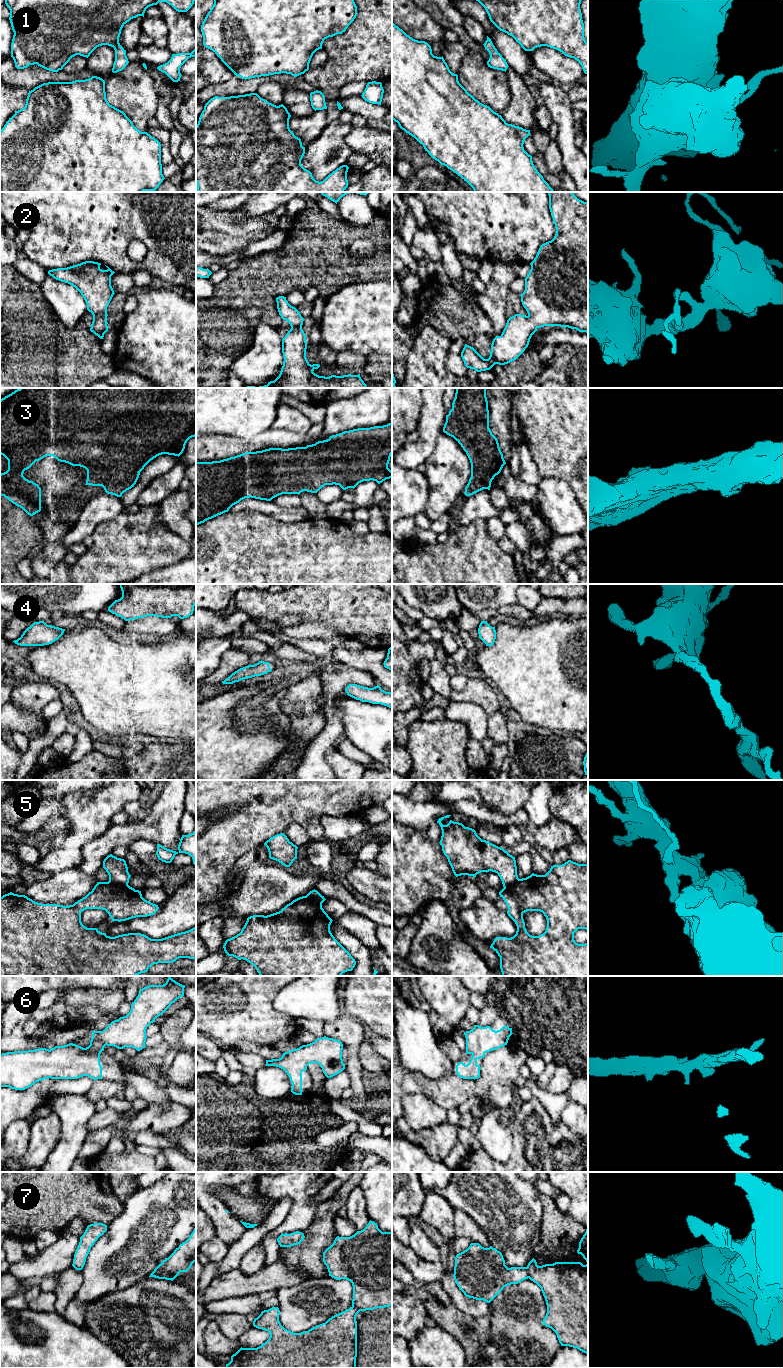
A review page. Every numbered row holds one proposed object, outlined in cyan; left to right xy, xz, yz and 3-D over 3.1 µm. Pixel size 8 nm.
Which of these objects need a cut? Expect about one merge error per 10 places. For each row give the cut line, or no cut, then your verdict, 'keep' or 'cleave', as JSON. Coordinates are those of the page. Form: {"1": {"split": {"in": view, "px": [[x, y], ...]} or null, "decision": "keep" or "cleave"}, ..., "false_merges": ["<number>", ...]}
{"1": {"split": null, "decision": "keep"}, "2": {"split": null, "decision": "keep"}, "3": {"split": null, "decision": "keep"}, "4": {"split": null, "decision": "keep"}, "5": {"split": {"in": "xy", "px": [[109, 880], [127, 885]]}, "decision": "cleave"}, "6": {"split": null, "decision": "keep"}, "7": {"split": {"in": "yz", "px": [[526, 1267], [529, 1277]]}, "decision": "cleave"}, "false_merges": ["5", "7"]}

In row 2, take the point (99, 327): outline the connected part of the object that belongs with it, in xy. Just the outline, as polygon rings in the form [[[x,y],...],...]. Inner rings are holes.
[[[85,261],[67,268],[49,270],[48,274],[72,285],[81,293],[87,310],[93,315],[90,331],[103,339],[108,331],[107,307],[115,294],[111,286],[111,276],[115,272],[106,265],[108,269],[102,270],[100,265],[98,262]]]

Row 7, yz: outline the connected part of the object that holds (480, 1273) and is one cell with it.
[[[471,1243],[466,1250],[456,1255],[453,1277],[466,1297],[490,1303],[504,1287],[528,1279],[529,1274],[527,1267],[508,1268],[502,1253],[496,1248],[484,1248],[479,1243]]]

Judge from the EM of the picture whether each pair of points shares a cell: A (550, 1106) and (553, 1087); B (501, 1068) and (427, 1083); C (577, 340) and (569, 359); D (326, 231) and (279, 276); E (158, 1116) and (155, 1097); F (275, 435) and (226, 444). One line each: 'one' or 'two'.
A: two
B: one
C: two
D: one
E: two
F: one

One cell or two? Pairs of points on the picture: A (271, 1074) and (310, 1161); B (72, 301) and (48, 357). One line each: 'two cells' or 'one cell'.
A: two cells
B: two cells

